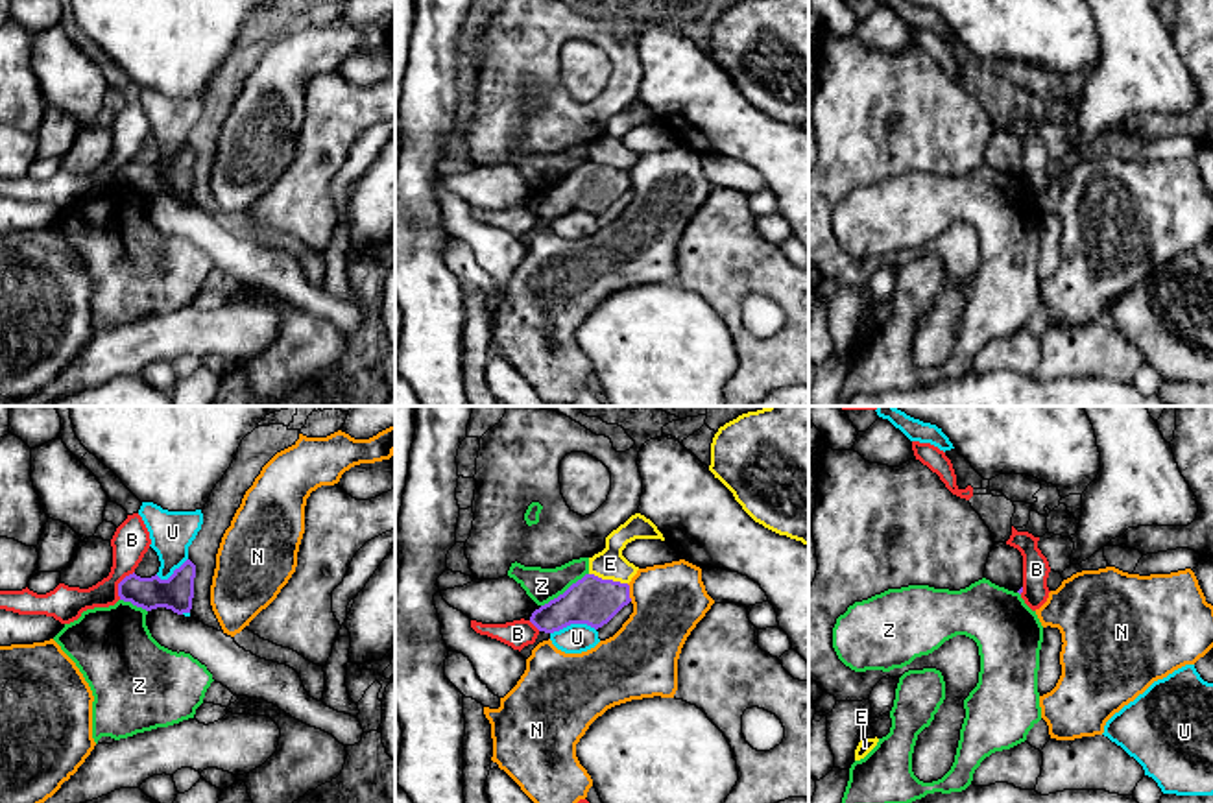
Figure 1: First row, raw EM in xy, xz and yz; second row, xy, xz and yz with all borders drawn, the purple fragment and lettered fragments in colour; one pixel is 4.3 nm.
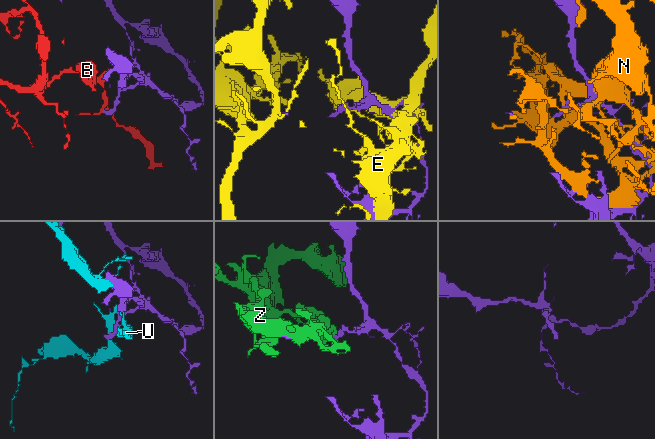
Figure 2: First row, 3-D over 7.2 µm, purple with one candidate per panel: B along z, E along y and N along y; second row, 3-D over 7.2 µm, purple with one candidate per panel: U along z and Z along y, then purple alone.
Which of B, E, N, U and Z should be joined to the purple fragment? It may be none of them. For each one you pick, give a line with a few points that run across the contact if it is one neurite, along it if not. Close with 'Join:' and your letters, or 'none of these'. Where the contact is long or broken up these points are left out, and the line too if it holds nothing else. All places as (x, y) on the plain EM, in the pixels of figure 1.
Join: none of these

